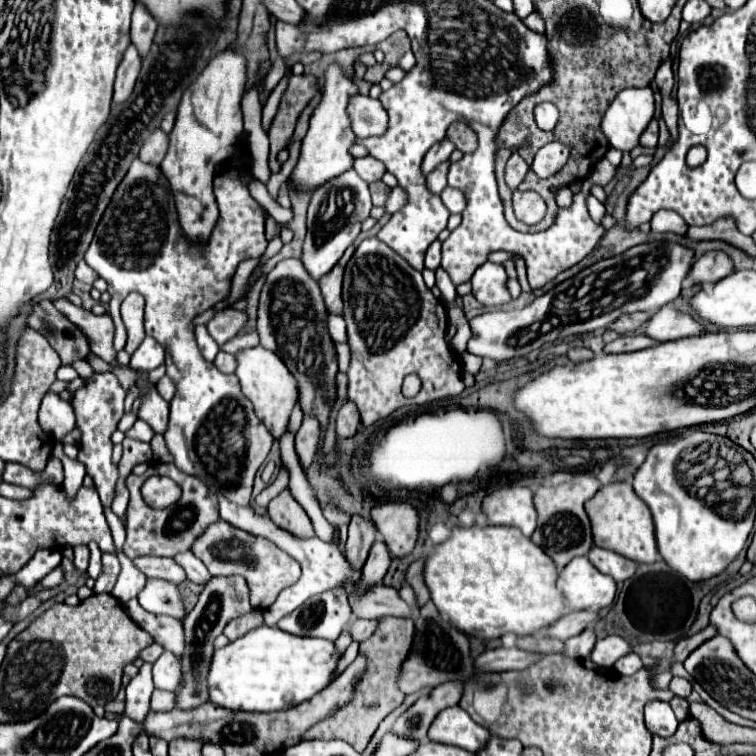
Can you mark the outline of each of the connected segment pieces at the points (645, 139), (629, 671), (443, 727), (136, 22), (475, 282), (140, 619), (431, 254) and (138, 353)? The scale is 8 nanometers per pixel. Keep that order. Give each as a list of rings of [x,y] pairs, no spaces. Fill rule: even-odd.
[[[652,119],[650,125],[644,129],[644,133],[640,135],[640,145],[656,147],[656,143],[658,143],[658,123],[656,123],[656,119]]]
[[[628,653],[628,655],[624,655],[622,659],[618,659],[616,663],[614,663],[614,669],[618,671],[618,673],[622,673],[622,675],[634,675],[638,669],[642,669],[644,665],[642,665],[642,661],[640,661],[640,657],[636,655],[636,653]]]
[[[450,707],[444,709],[434,723],[428,729],[430,741],[446,743],[446,745],[458,745],[466,751],[478,753],[486,747],[490,739],[490,731],[476,721],[462,709],[462,707]]]
[[[136,1],[134,13],[132,13],[132,43],[138,47],[140,55],[146,57],[150,45],[152,45],[152,37],[156,33],[156,19],[150,15],[150,11],[146,7],[142,7],[140,1]]]
[[[486,261],[472,277],[472,293],[482,305],[504,305],[512,299],[506,289],[506,279],[508,275],[502,265]]]
[[[130,599],[126,605],[128,615],[152,635],[154,643],[164,647],[164,651],[172,651],[178,659],[182,659],[182,651],[186,647],[184,643],[184,627],[182,621],[168,617],[168,615],[152,615],[144,611],[138,603],[138,599]]]
[[[434,241],[426,251],[426,269],[438,269],[440,267],[440,241]]]
[[[150,335],[144,337],[142,345],[134,351],[130,365],[138,371],[152,371],[164,363],[164,347]]]

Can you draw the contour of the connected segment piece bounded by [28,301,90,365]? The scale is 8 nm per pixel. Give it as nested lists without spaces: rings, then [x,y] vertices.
[[[40,301],[32,307],[28,325],[48,339],[48,343],[60,355],[62,365],[72,365],[78,359],[86,359],[90,353],[82,331],[72,325],[60,311],[56,311],[50,301]]]

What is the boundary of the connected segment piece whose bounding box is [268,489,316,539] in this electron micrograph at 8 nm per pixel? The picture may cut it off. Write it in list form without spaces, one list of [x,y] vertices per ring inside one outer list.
[[[284,489],[278,497],[274,497],[268,505],[268,515],[270,519],[282,527],[284,531],[290,531],[292,535],[300,537],[300,539],[310,539],[314,537],[314,527],[310,517],[306,515],[306,511],[294,501],[294,497],[290,495],[288,489]]]

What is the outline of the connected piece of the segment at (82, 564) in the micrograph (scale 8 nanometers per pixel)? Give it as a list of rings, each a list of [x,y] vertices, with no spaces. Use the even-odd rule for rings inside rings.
[[[86,545],[82,547],[74,547],[74,565],[78,571],[86,571],[88,569],[88,559],[90,559],[90,551]]]

